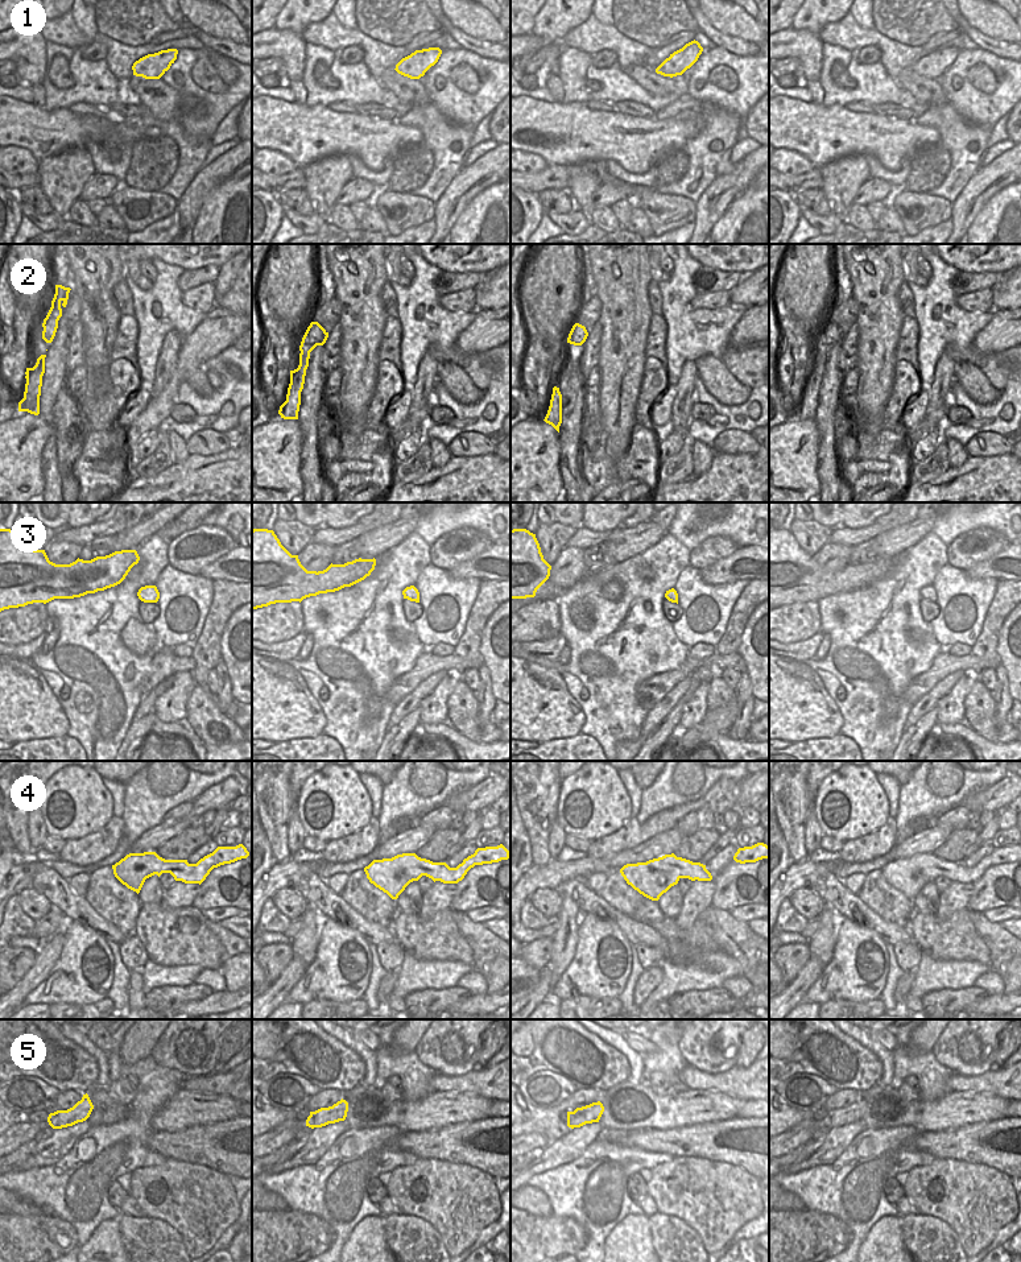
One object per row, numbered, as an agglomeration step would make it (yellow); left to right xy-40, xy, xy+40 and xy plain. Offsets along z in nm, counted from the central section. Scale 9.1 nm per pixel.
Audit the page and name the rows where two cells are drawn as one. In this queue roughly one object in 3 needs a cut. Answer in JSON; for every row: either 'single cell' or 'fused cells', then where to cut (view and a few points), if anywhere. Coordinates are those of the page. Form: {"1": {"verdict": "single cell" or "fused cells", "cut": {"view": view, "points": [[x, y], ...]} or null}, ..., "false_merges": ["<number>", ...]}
{"1": {"verdict": "single cell", "cut": null}, "2": {"verdict": "fused cells", "cut": {"view": "xy", "points": [[305, 334], [308, 340], [315, 346]]}}, "3": {"verdict": "single cell", "cut": null}, "4": {"verdict": "single cell", "cut": null}, "5": {"verdict": "fused cells", "cut": {"view": "xy+40", "points": [[573, 1112], [567, 1124]]}}, "false_merges": ["2", "5"]}

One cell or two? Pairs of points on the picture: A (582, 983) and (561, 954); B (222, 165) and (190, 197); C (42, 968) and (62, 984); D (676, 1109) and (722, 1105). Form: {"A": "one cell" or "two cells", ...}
{"A": "two cells", "B": "one cell", "C": "two cells", "D": "one cell"}

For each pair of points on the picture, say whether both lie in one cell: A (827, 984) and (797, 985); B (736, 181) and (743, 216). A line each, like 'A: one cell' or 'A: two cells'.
A: two cells
B: two cells

